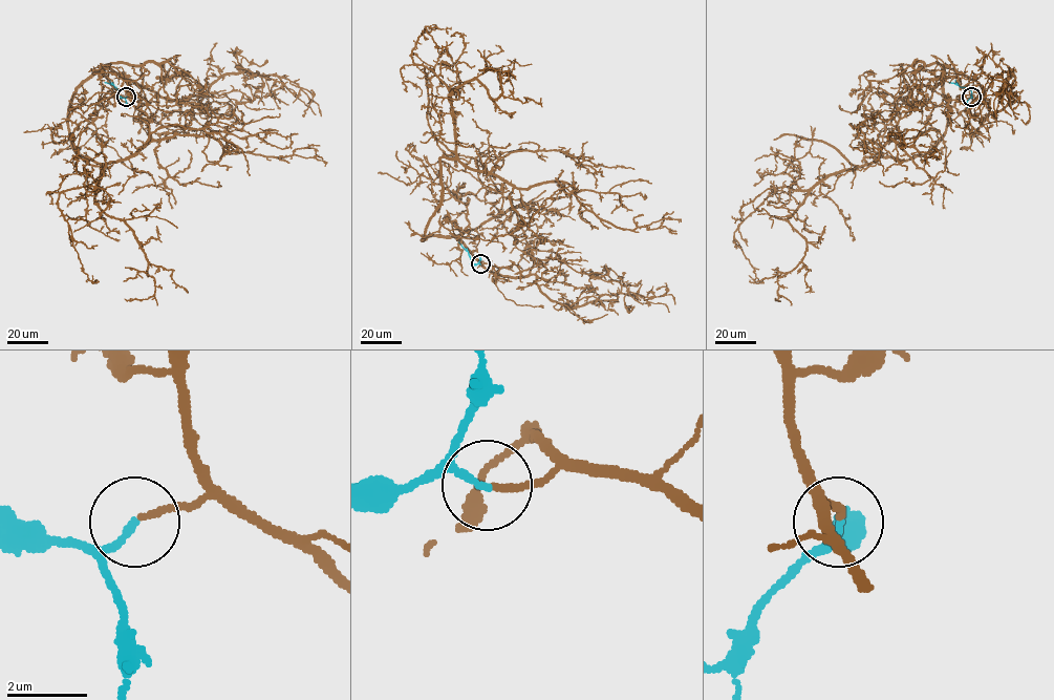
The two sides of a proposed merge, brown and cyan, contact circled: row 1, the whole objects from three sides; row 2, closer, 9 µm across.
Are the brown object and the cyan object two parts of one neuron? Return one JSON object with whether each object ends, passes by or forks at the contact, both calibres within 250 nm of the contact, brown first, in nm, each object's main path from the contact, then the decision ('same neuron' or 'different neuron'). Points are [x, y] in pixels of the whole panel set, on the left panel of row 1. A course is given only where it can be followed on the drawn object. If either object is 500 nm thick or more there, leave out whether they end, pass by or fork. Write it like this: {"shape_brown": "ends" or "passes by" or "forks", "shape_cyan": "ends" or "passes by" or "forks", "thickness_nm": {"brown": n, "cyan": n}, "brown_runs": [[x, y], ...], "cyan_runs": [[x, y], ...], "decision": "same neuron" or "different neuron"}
{"shape_brown": "ends", "shape_cyan": "ends", "thickness_nm": {"brown": 160, "cyan": 170}, "brown_runs": [[127, 96], [100, 69], [68, 128], [102, 165], [94, 203], [155, 281], [124, 299]], "cyan_runs": [[126, 97], [120, 97], [116, 88], [105, 82]], "decision": "same neuron"}

